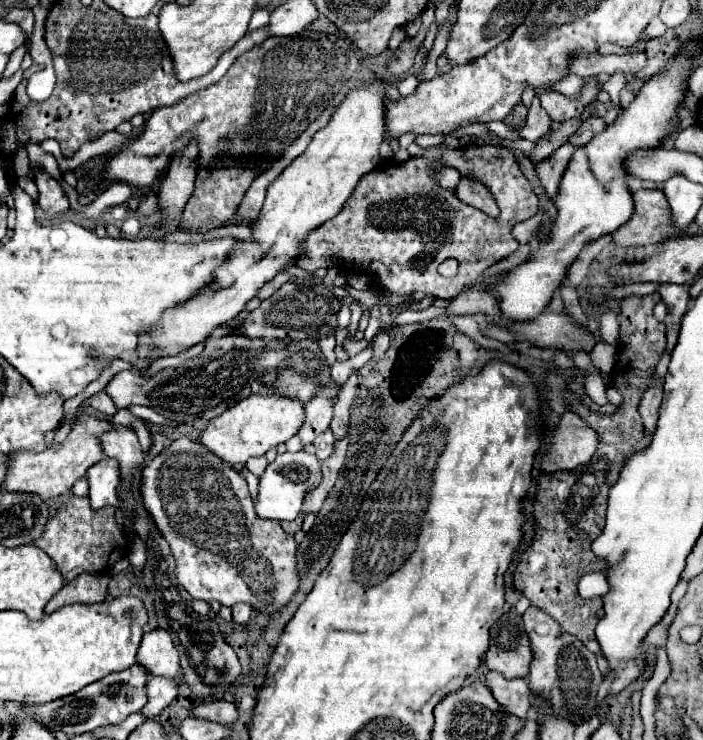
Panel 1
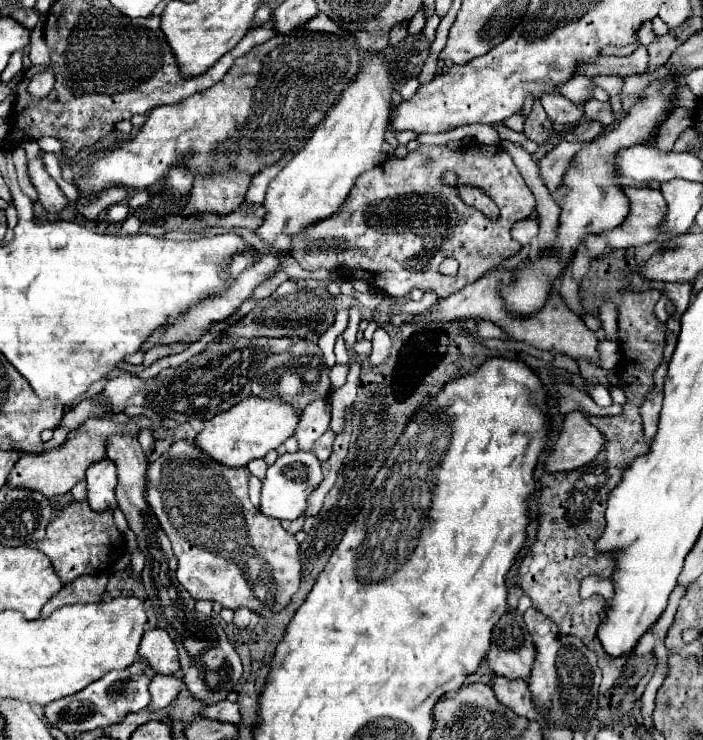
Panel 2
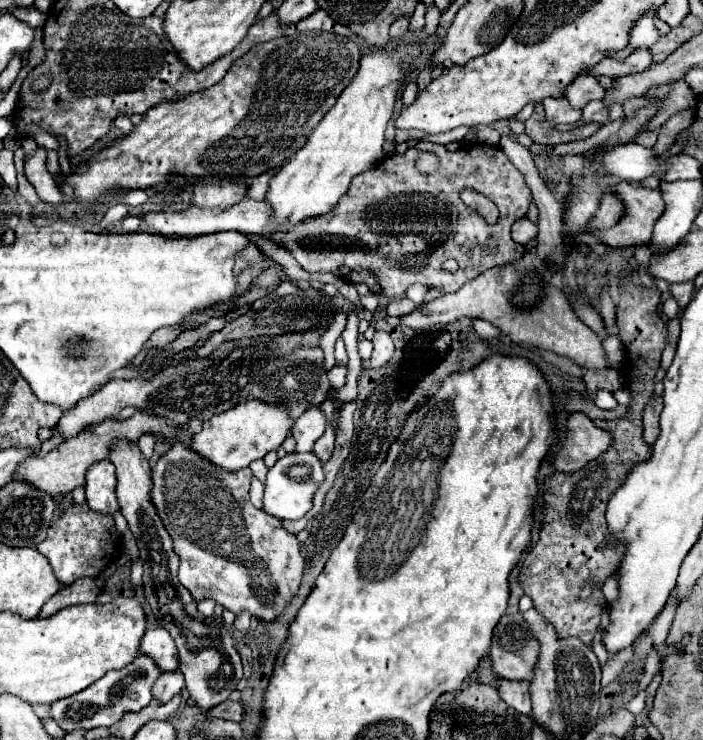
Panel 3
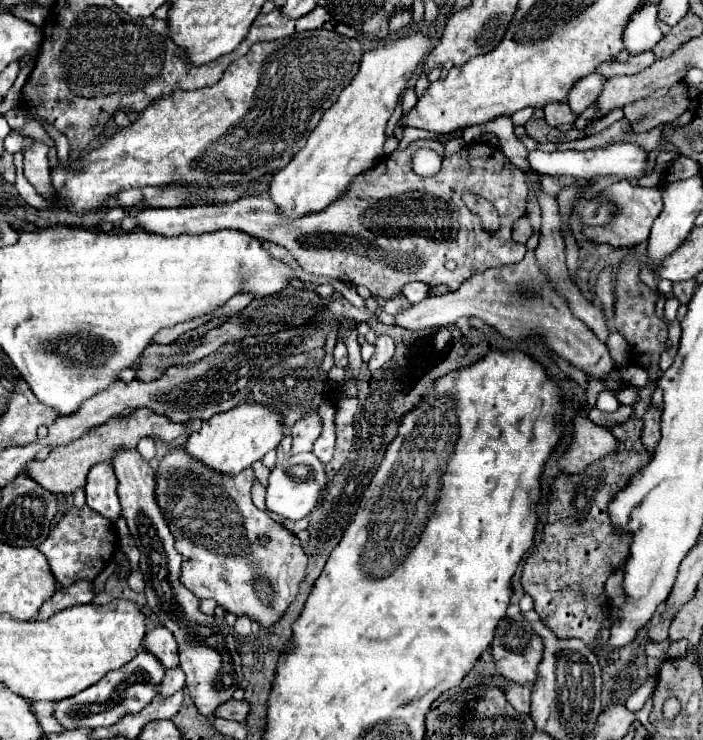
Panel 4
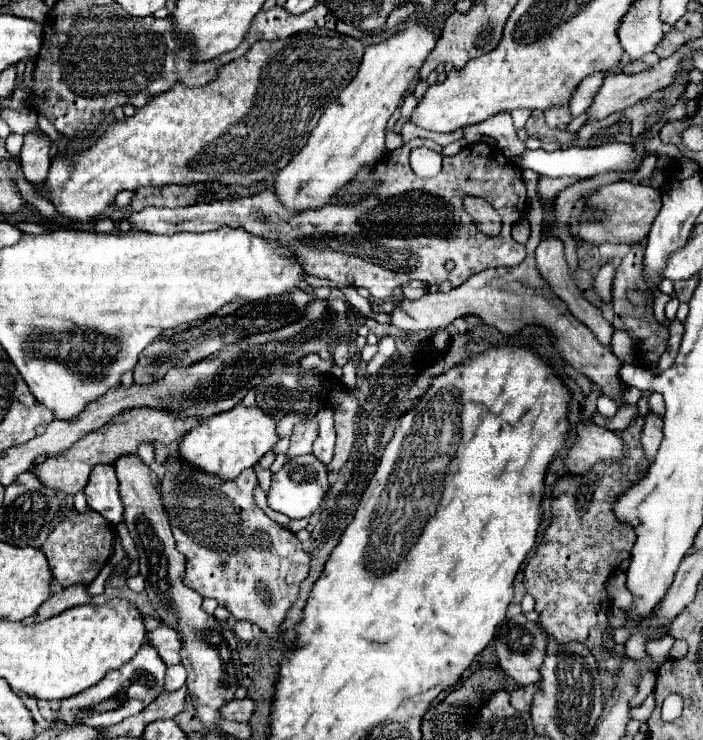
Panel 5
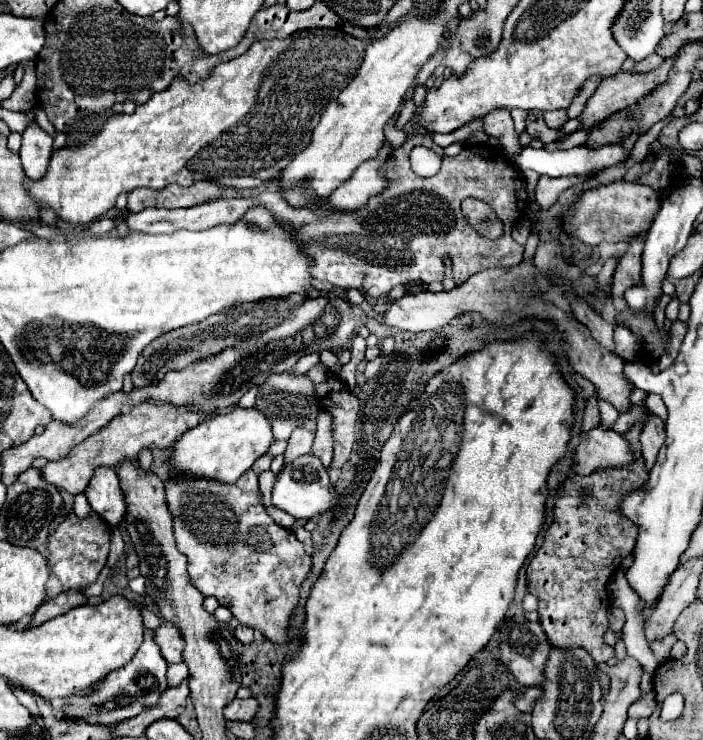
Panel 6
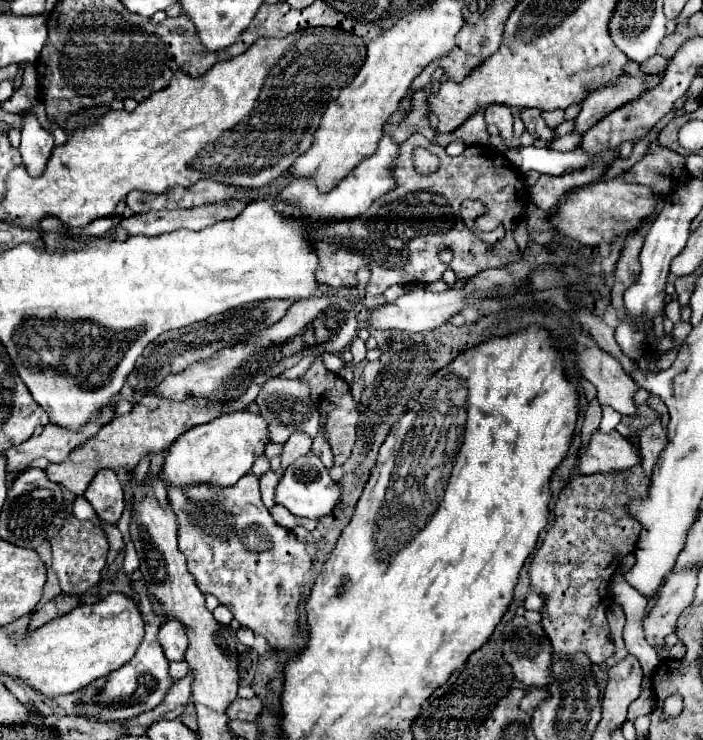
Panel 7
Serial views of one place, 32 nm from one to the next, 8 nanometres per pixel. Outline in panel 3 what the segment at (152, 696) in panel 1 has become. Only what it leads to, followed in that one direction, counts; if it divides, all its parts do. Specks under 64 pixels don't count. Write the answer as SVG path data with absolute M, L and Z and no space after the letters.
M176 670L176 672L166 672L166 674L160 676L160 680L154 682L154 686L152 686L152 696L154 696L160 704L164 704L164 702L172 700L172 698L182 690L182 686L184 686L184 676L180 674L180 670Z

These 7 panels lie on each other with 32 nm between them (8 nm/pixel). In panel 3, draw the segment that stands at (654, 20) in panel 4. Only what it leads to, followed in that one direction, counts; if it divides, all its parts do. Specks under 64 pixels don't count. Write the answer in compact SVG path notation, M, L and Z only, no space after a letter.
M648 14L648 16L642 16L636 26L632 28L632 36L630 36L630 46L634 48L640 48L640 46L646 46L650 48L658 38L660 38L660 32L656 30L654 26L654 14Z

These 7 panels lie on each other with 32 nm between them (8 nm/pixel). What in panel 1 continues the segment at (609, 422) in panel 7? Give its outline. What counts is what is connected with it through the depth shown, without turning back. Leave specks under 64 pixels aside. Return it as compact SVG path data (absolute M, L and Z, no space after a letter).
M586 374L584 376L584 388L586 394L596 402L596 404L608 404L606 400L606 384L602 380L602 374Z

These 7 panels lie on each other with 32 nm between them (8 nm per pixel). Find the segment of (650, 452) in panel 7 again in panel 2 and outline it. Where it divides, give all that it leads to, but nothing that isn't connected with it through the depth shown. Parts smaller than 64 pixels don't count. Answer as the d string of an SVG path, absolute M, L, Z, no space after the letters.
M652 388L644 400L644 404L640 406L640 414L644 420L644 436L648 440L652 440L656 436L656 428L658 428L658 414L662 408L662 392Z

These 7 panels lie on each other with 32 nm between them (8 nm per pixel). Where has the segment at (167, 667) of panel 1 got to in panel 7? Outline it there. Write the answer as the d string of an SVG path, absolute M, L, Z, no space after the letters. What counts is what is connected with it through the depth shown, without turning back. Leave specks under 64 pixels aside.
M164 622L158 630L158 642L164 648L164 656L168 662L180 662L184 660L184 652L186 652L186 642L188 636L184 632L184 626L178 622Z

